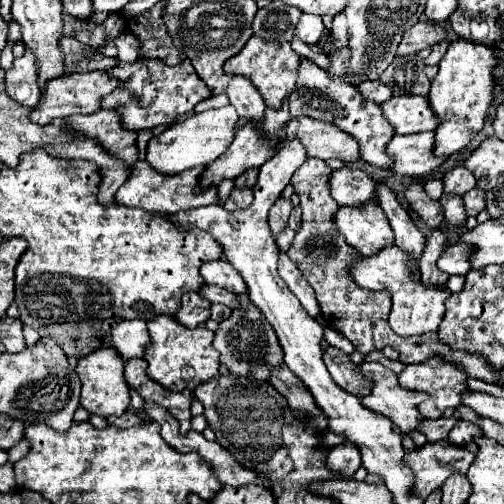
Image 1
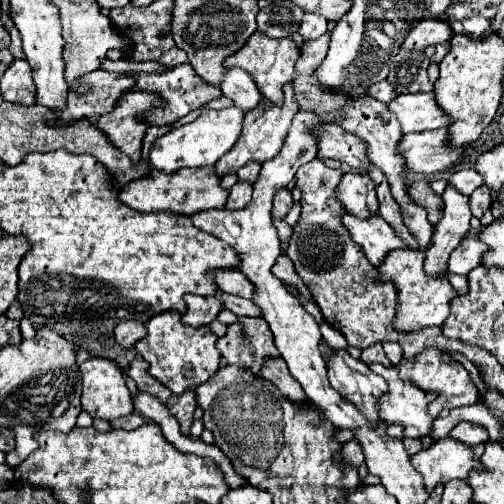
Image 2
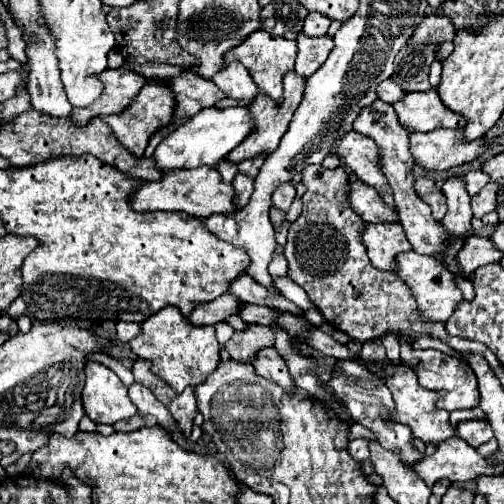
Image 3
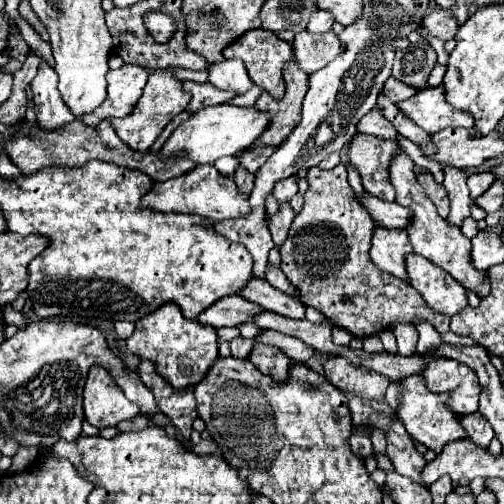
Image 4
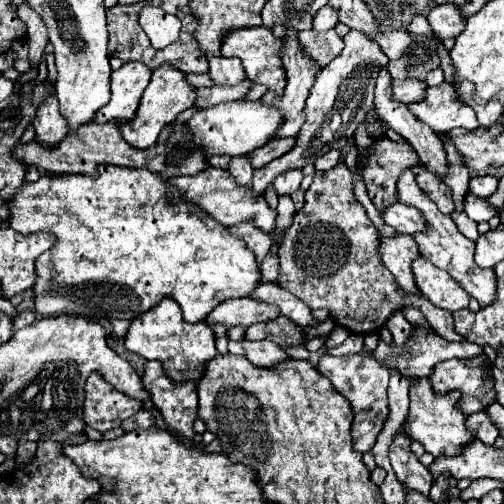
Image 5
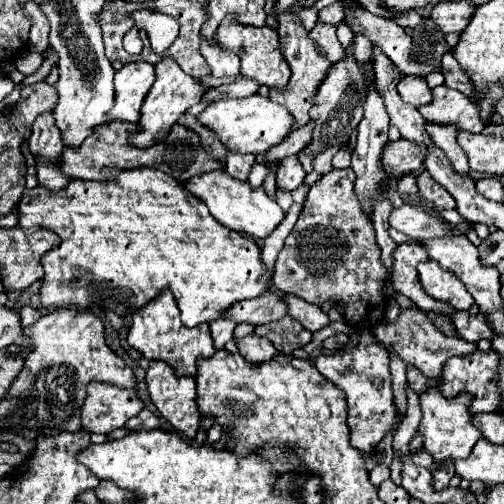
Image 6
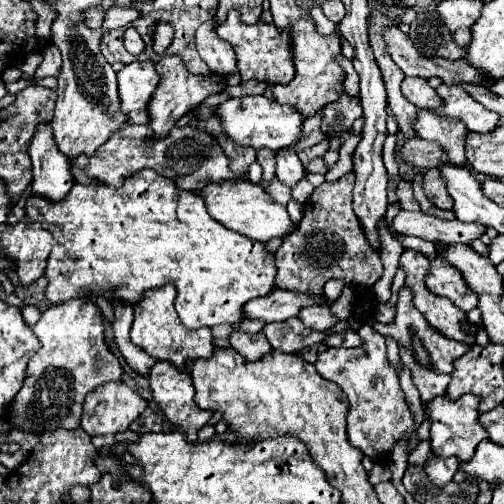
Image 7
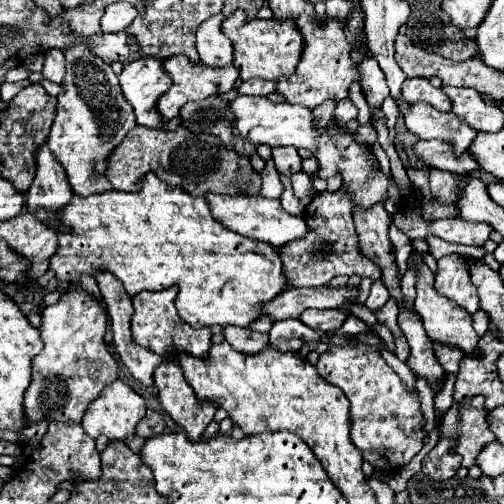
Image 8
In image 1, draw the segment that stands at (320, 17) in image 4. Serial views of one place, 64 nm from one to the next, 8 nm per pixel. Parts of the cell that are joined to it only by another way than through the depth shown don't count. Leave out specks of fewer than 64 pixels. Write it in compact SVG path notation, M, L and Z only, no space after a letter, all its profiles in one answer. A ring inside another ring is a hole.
M302 14L298 26L296 26L296 36L306 42L308 46L316 44L320 38L322 38L322 32L324 32L324 22L320 16L312 16L312 14Z

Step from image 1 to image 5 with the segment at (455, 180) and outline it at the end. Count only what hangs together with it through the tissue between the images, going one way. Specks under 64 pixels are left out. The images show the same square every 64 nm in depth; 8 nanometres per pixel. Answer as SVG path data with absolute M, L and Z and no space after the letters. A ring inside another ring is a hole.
M478 176L470 180L470 192L480 198L488 198L498 190L498 178L494 176Z

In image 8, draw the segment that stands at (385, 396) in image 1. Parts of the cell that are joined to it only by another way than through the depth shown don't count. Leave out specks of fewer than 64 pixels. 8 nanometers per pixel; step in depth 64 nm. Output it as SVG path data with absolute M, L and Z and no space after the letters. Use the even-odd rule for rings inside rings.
M476 396L476 400L472 398L470 402L454 402L454 406L448 410L448 414L442 420L440 436L456 436L456 440L458 440L456 452L462 454L464 468L476 466L476 456L480 454L480 448L484 448L484 444L490 444L496 440L494 432L488 428L488 410L484 408L484 398Z

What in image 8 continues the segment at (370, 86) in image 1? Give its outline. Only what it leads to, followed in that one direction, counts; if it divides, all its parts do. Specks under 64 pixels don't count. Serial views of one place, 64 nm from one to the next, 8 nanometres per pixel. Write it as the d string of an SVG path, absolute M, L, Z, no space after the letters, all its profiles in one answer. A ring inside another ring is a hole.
M406 78L402 86L402 98L404 102L426 102L432 104L440 112L450 112L450 100L444 96L440 88L434 88L428 78Z

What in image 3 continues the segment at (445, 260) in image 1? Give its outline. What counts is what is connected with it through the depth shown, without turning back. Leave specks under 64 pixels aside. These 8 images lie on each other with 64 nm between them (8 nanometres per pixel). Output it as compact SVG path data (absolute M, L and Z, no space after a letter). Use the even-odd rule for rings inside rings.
M470 236L458 254L458 264L466 274L470 274L480 266L500 262L500 254L502 252L492 244L490 236Z

